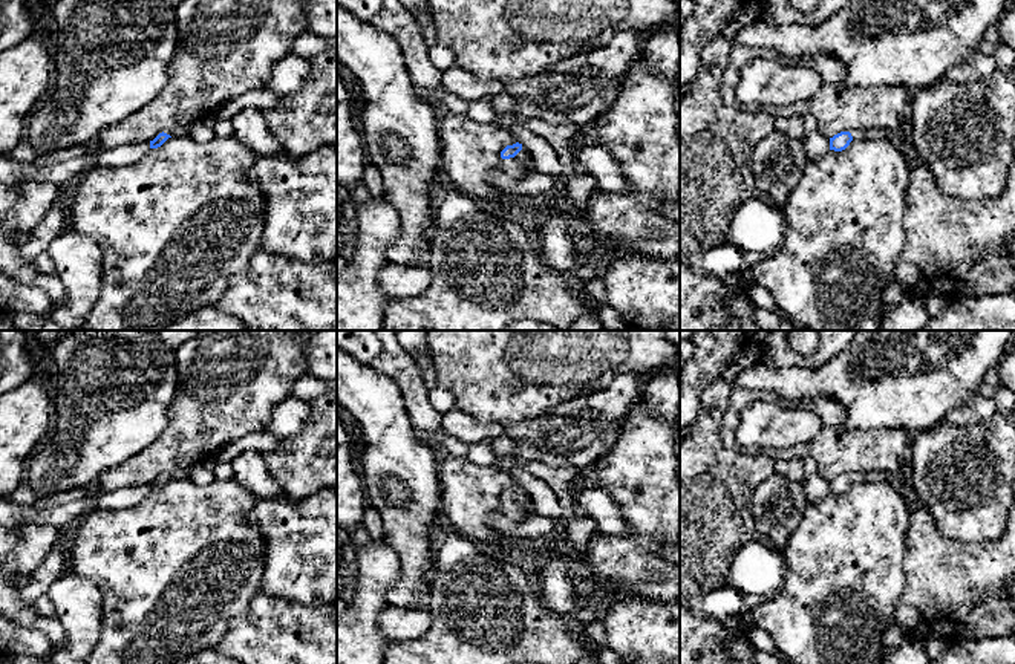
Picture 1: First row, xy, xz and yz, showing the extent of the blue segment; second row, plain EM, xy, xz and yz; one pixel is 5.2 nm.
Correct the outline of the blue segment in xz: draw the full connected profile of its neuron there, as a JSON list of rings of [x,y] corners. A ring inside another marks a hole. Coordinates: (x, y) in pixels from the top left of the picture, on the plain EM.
[[[519,485],[507,488],[501,500],[504,502],[501,511],[513,522],[522,522],[537,514],[531,499]]]

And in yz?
[[[856,471],[851,474],[840,474],[830,480],[830,493],[842,494],[845,493],[853,482],[863,482],[867,479],[867,471]]]

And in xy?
[[[173,470],[159,476],[153,483],[150,483],[150,491],[161,490],[171,479],[188,479],[190,470]]]

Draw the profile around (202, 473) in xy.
[[[205,459],[204,462],[194,465],[190,470],[190,476],[188,479],[197,485],[208,485],[211,483],[216,477],[214,477],[214,462],[213,459]]]

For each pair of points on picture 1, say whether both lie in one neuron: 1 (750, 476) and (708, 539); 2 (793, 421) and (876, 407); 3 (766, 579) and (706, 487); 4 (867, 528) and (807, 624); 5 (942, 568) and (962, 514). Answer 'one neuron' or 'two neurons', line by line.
1: one neuron
2: two neurons
3: one neuron
4: one neuron
5: two neurons

